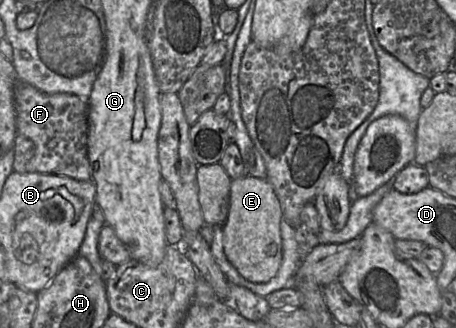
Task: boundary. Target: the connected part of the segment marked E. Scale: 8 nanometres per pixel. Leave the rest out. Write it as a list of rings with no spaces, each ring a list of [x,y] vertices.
[[[247,175],[231,181],[228,217],[222,225],[223,249],[228,261],[246,280],[266,283],[276,276],[282,263],[282,220],[280,202],[267,179]]]

